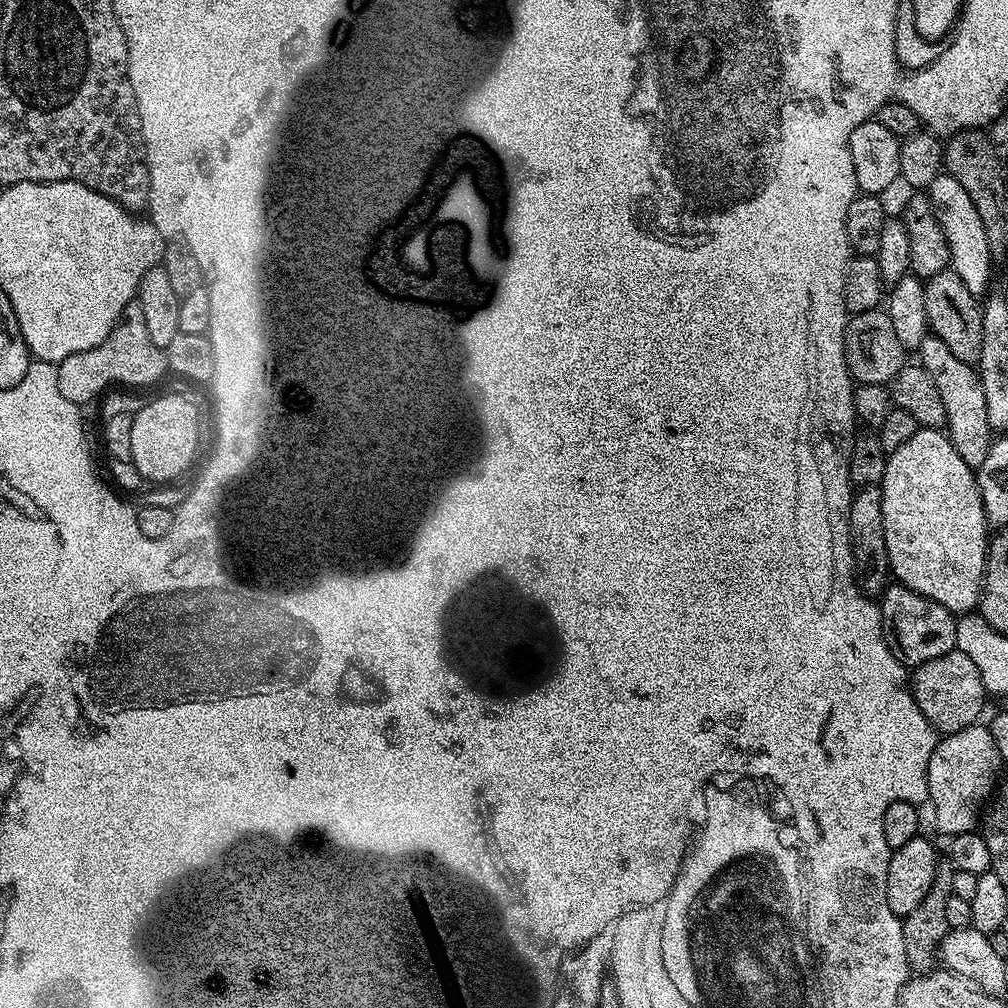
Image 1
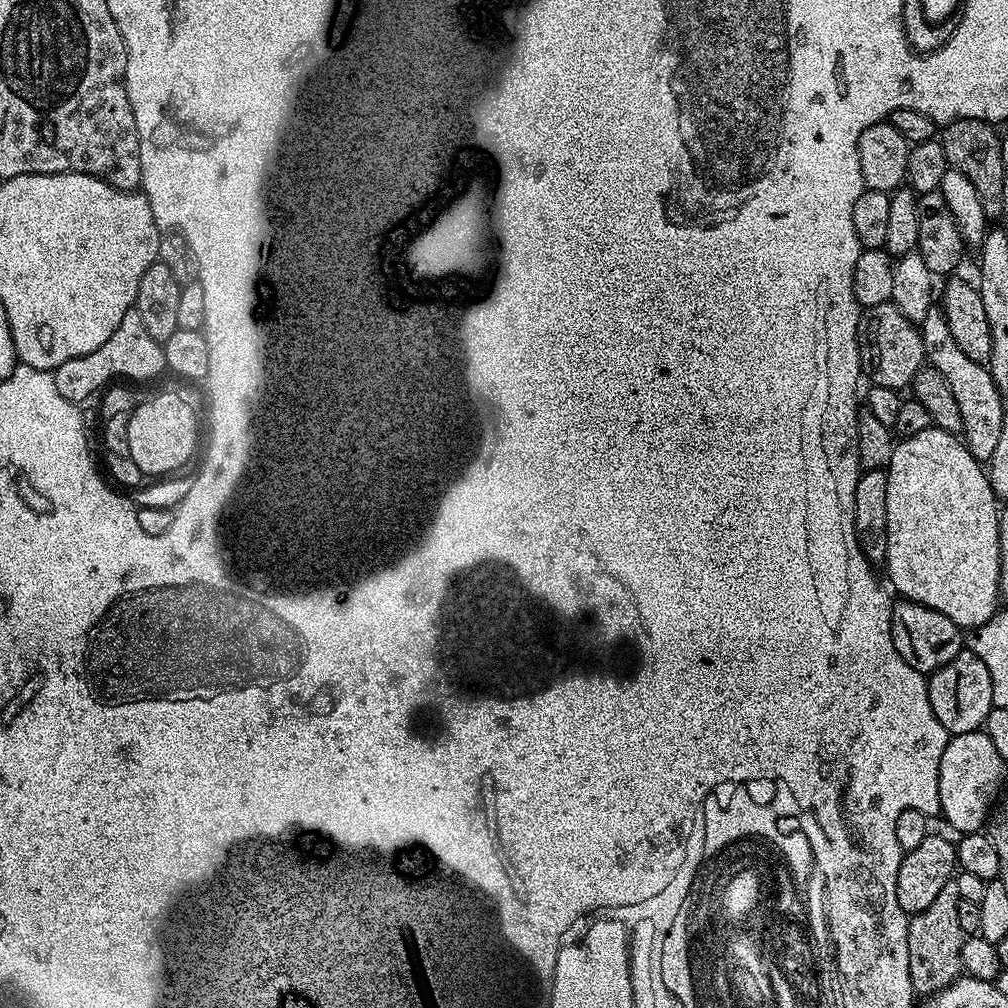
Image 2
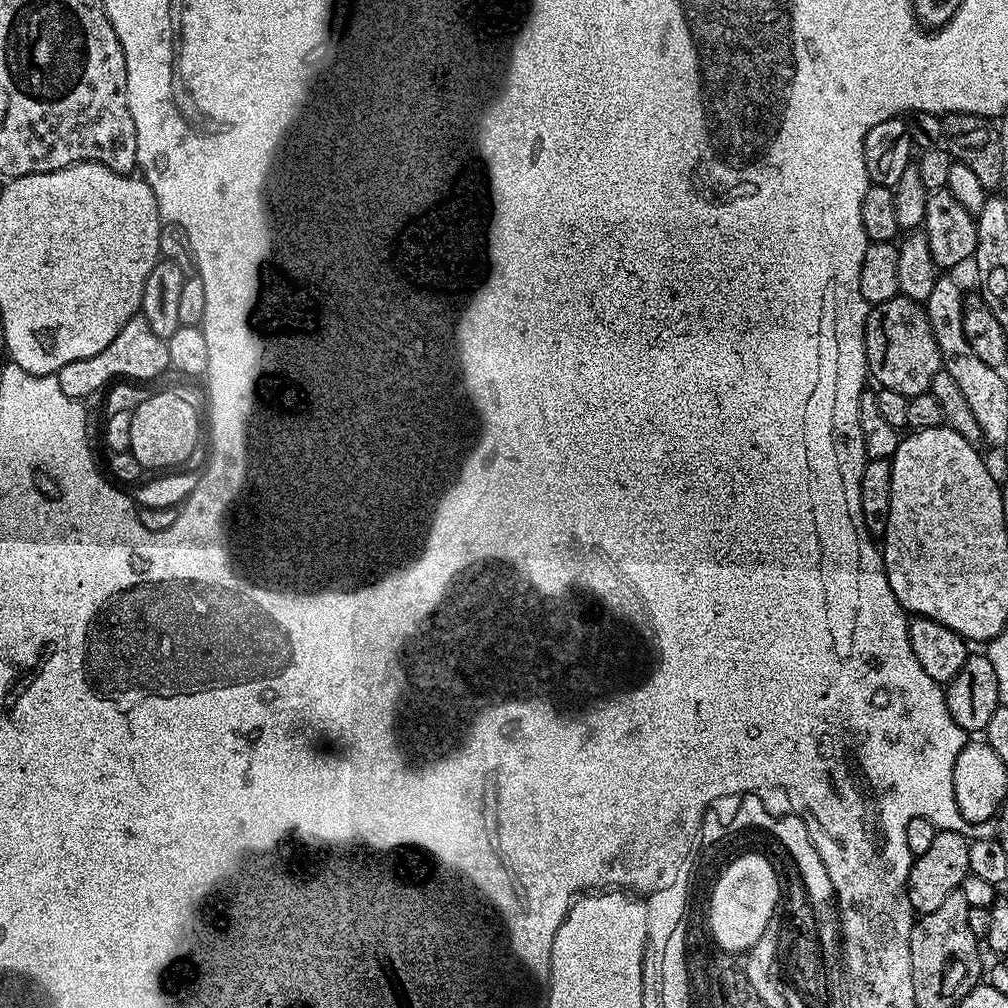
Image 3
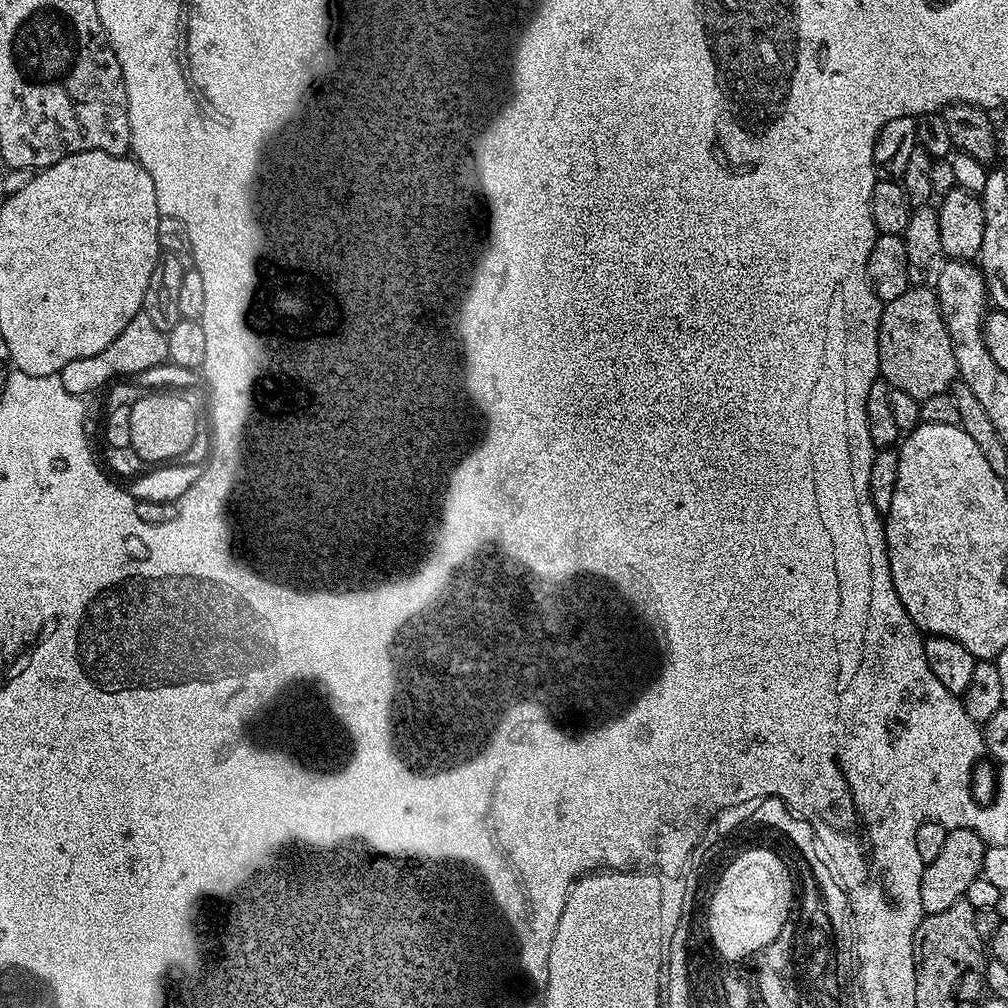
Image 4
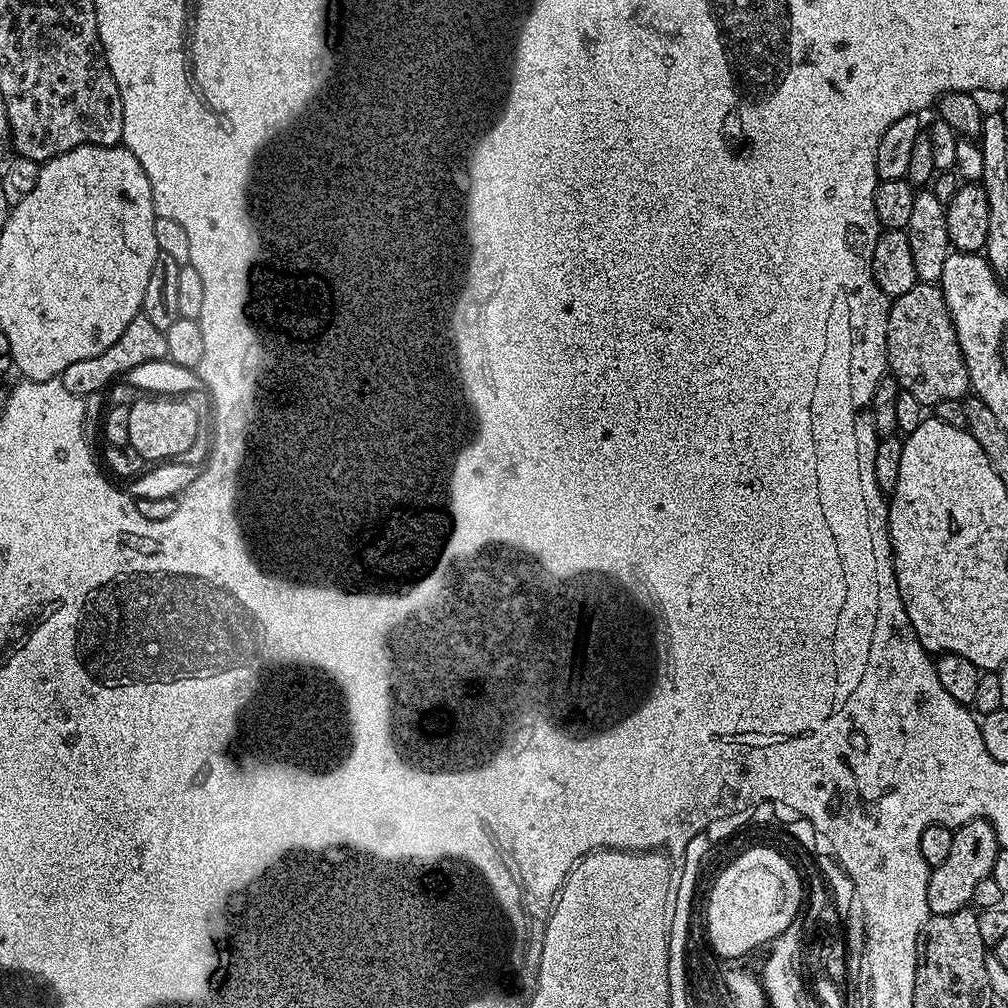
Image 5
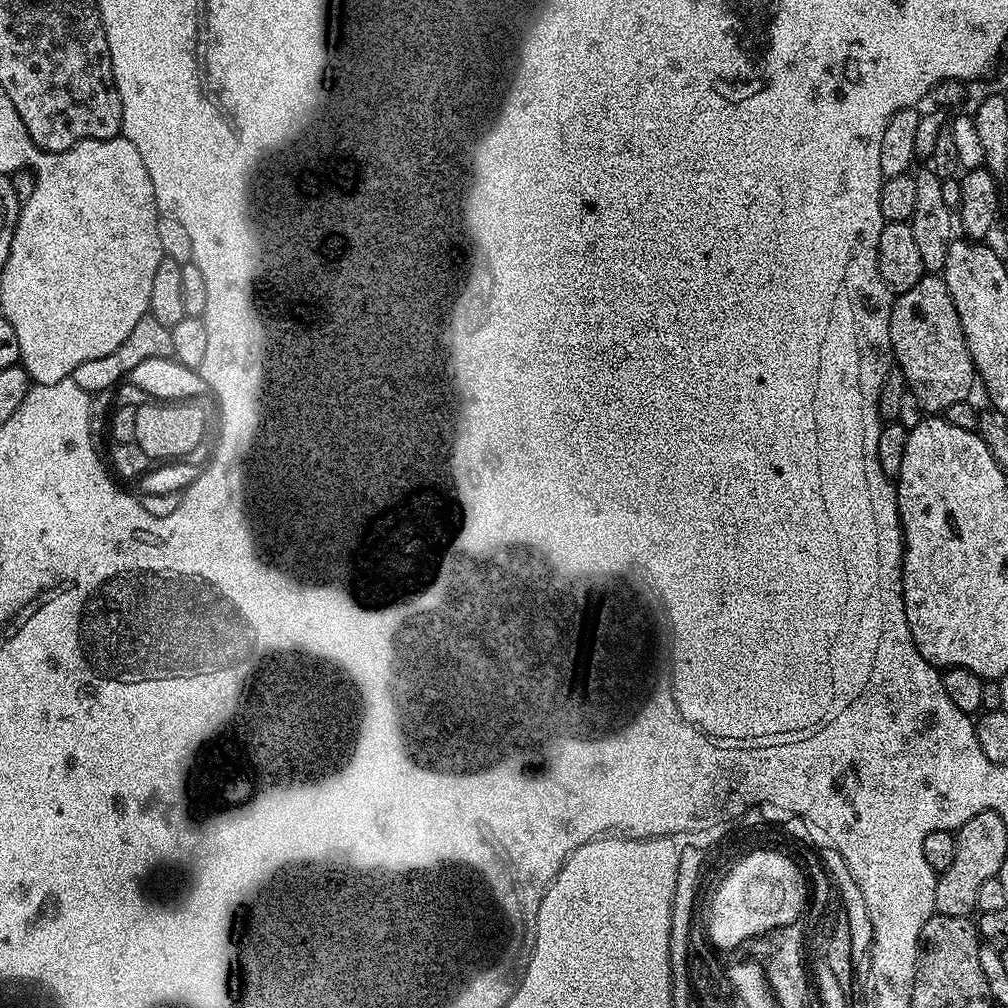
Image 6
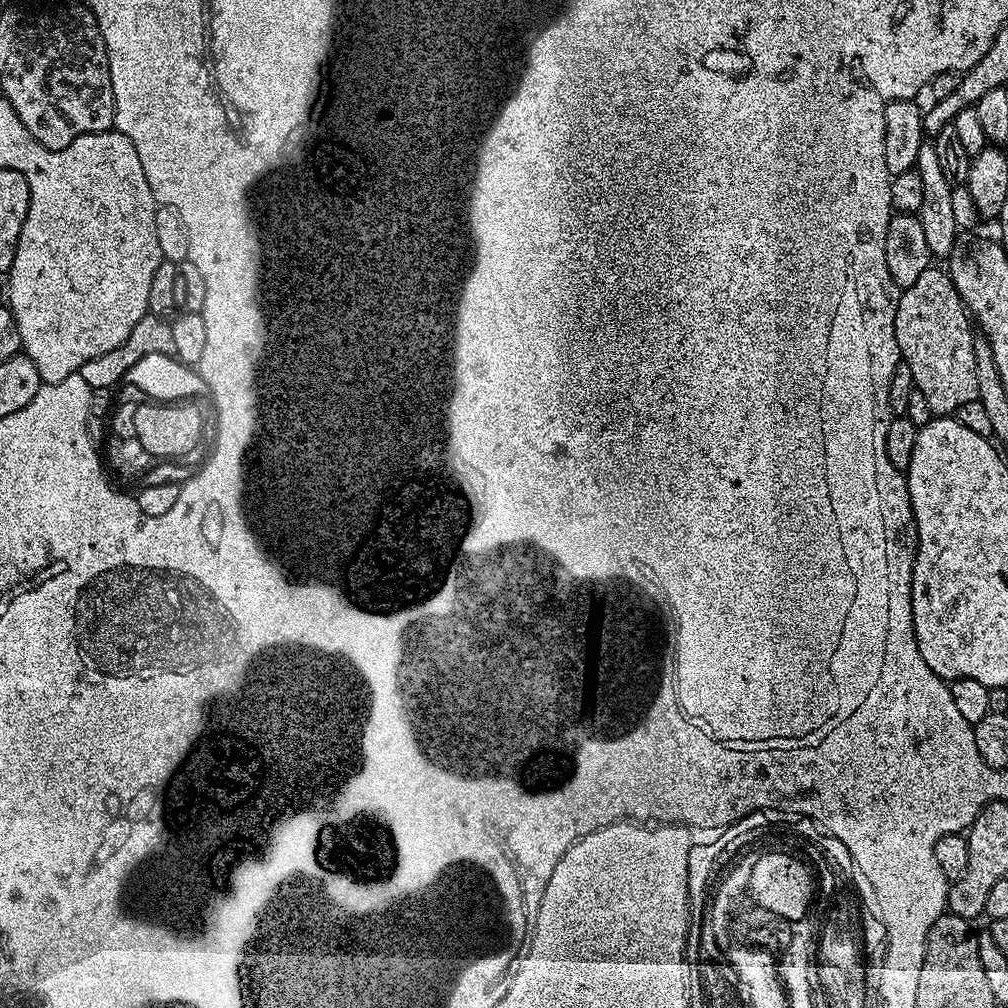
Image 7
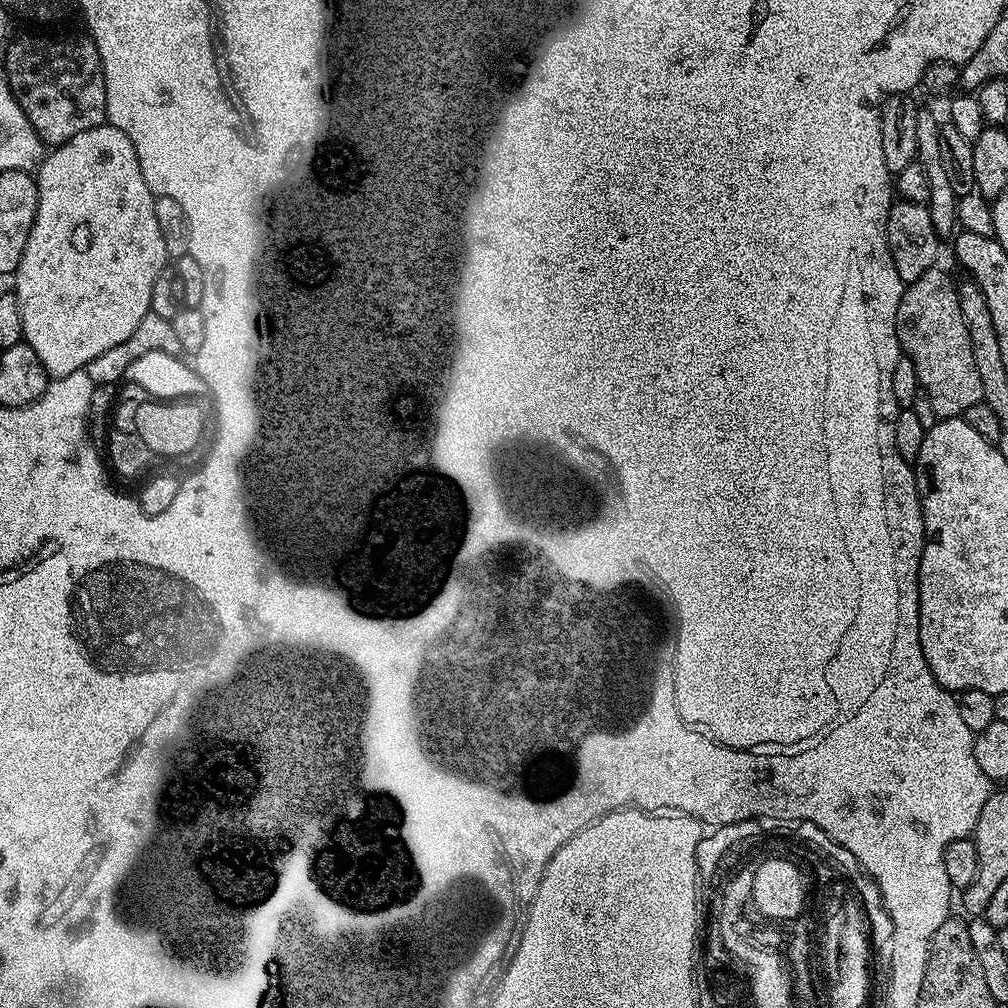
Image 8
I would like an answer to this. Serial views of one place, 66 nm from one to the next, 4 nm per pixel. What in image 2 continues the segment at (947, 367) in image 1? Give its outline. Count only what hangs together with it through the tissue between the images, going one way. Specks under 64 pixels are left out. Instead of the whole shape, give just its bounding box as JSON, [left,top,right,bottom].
[919,310,1006,462]

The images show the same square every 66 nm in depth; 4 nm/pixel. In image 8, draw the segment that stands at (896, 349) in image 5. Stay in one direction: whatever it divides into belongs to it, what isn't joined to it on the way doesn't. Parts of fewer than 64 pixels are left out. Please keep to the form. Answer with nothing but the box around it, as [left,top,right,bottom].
[896,267,984,418]

